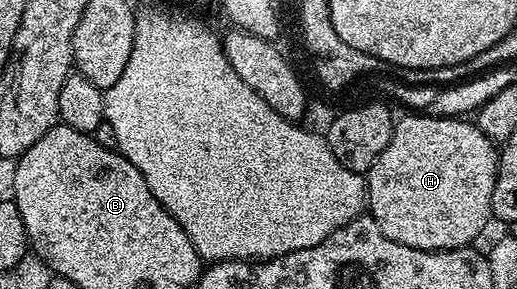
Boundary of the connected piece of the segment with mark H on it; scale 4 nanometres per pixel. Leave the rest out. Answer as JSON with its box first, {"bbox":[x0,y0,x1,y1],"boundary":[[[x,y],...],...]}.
{"bbox":[367,113,498,251],"boundary":[[[405,113],[393,125],[391,141],[387,141],[387,149],[379,153],[375,165],[367,172],[367,211],[373,216],[374,221],[383,229],[383,237],[391,237],[391,241],[399,241],[399,245],[407,245],[411,249],[424,251],[450,251],[476,244],[476,239],[485,231],[485,226],[493,219],[491,209],[491,193],[495,193],[495,177],[497,176],[498,148],[486,137],[476,122],[465,117],[445,118],[443,116],[426,115],[422,113]]]}

